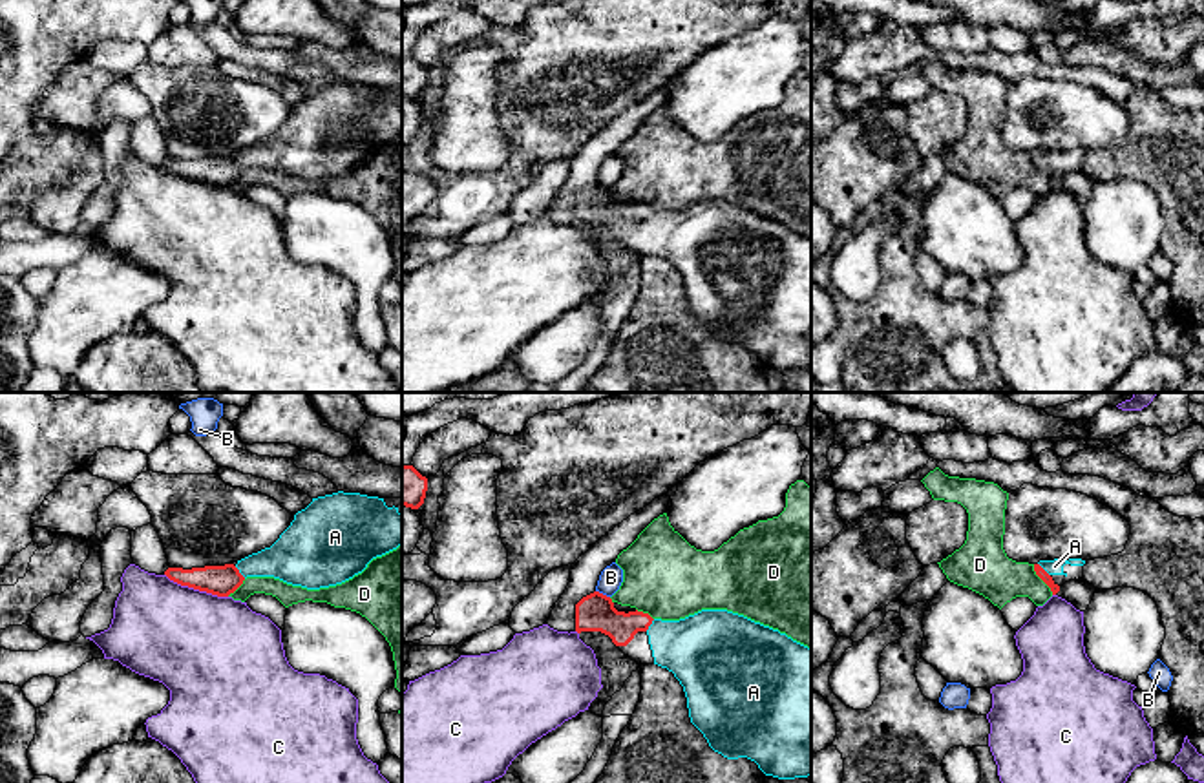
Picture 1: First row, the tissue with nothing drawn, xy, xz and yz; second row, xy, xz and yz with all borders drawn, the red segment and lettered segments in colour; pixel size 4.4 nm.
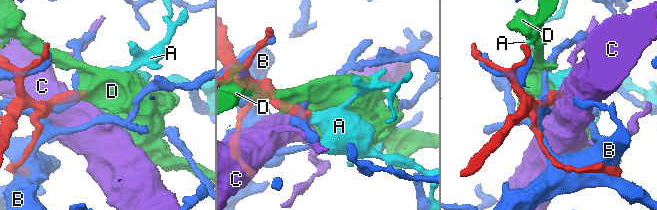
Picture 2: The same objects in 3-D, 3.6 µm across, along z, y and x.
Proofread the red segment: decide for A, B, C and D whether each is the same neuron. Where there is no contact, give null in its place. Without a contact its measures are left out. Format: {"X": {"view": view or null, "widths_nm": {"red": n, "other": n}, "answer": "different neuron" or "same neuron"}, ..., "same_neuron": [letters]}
{"A": {"view": "xy", "widths_nm": {"red": 140, "other": 220}, "answer": "same neuron"}, "B": {"view": "xz", "widths_nm": {"red": 170, "other": 100}, "answer": "different neuron"}, "C": {"view": "xy", "widths_nm": {"red": 140, "other": 460}, "answer": "different neuron"}, "D": {"view": "yz", "widths_nm": {"red": 50, "other": 220}, "answer": "different neuron"}, "same_neuron": ["A"]}

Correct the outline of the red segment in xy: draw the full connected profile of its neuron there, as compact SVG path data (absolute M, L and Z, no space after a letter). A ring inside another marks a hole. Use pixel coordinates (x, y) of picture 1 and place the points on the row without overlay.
M338 82L312 89L270 139L238 151L236 157L168 159L164 166L217 188L234 184L247 168L274 168L320 181L353 170L373 150L400 135L398 99L387 99L378 88Z

